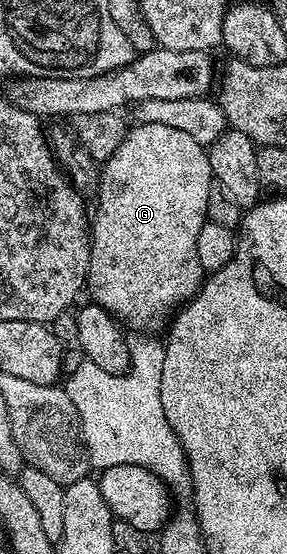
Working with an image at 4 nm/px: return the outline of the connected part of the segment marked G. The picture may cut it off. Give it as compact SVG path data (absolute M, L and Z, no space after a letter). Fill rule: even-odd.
M136 124L125 133L122 144L118 144L118 148L114 152L114 156L109 158L107 162L103 163L102 169L98 174L98 191L100 190L100 195L96 198L96 215L93 213L90 218L90 249L88 251L88 277L86 279L86 290L87 293L92 293L91 301L97 306L101 306L104 310L108 311L113 318L119 320L129 331L140 330L136 332L156 332L152 330L163 331L165 327L171 323L175 313L180 309L184 303L188 302L193 296L198 293L201 288L202 283L205 281L206 272L202 268L202 264L198 264L198 232L205 224L208 216L208 197L210 192L214 189L214 179L212 176L212 169L210 168L210 160L208 159L207 149L202 145L198 144L198 140L193 140L191 136L186 136L186 132L178 132L178 128L166 128L166 124Z

